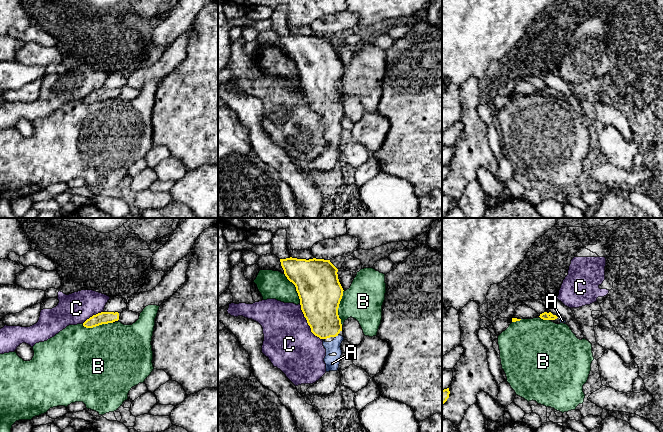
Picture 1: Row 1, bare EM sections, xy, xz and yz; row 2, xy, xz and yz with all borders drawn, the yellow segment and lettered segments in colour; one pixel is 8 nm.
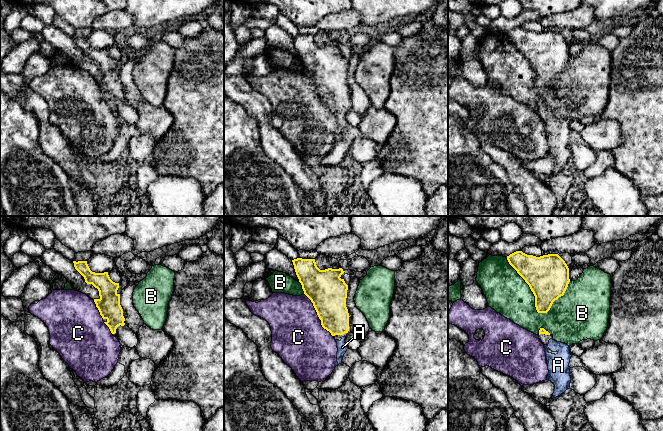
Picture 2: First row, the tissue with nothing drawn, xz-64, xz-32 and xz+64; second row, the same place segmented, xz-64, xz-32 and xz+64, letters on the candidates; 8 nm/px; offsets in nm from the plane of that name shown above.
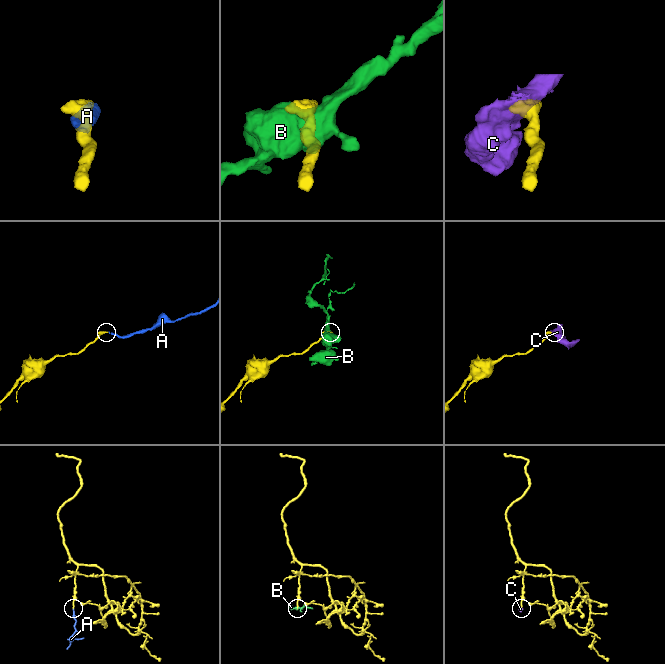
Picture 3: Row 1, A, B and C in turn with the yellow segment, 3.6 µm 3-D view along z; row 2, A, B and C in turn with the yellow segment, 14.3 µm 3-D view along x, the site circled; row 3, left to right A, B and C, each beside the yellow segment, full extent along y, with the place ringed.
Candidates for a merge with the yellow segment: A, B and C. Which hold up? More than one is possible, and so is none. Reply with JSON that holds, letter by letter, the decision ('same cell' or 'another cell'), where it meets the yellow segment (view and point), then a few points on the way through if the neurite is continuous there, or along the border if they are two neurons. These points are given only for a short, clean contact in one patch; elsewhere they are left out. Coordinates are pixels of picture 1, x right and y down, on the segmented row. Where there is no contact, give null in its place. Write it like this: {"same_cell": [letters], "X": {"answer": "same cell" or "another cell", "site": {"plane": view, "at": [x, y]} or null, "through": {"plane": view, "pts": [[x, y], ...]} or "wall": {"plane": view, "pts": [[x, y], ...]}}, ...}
{"same_cell": ["A"], "A": {"answer": "same cell", "site": {"plane": "xz", "at": [336, 335]}, "through": {"plane": "xz", "pts": [[320, 309], [323, 320], [336, 335], [338, 357], [332, 363]]}}, "B": {"answer": "another cell", "site": {"plane": "xz", "at": [338, 307]}}, "C": {"answer": "another cell", "site": {"plane": "xz", "at": [307, 322]}, "wall": {"plane": "xz", "pts": [[299, 304], [310, 330], [321, 339]]}}}

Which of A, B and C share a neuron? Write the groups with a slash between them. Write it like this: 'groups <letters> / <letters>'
groups A / B / C

